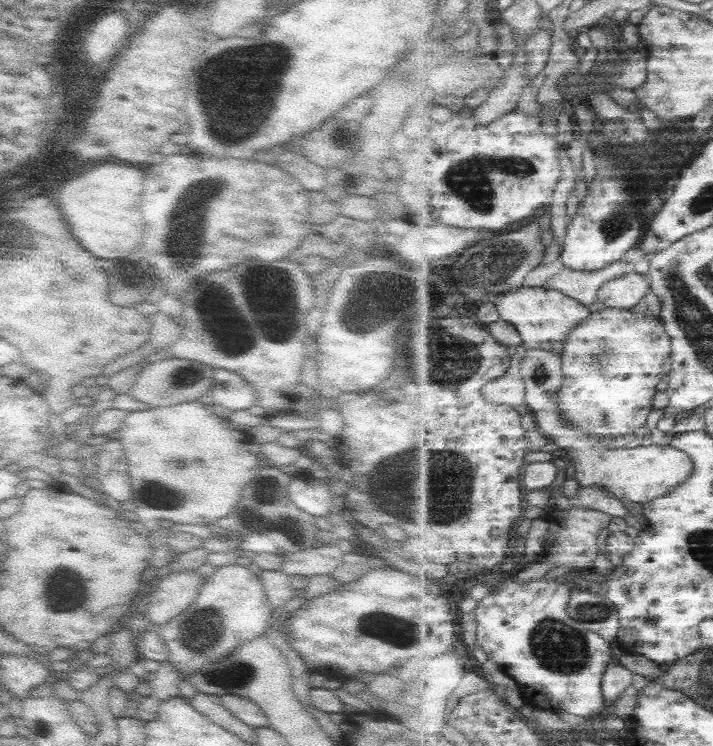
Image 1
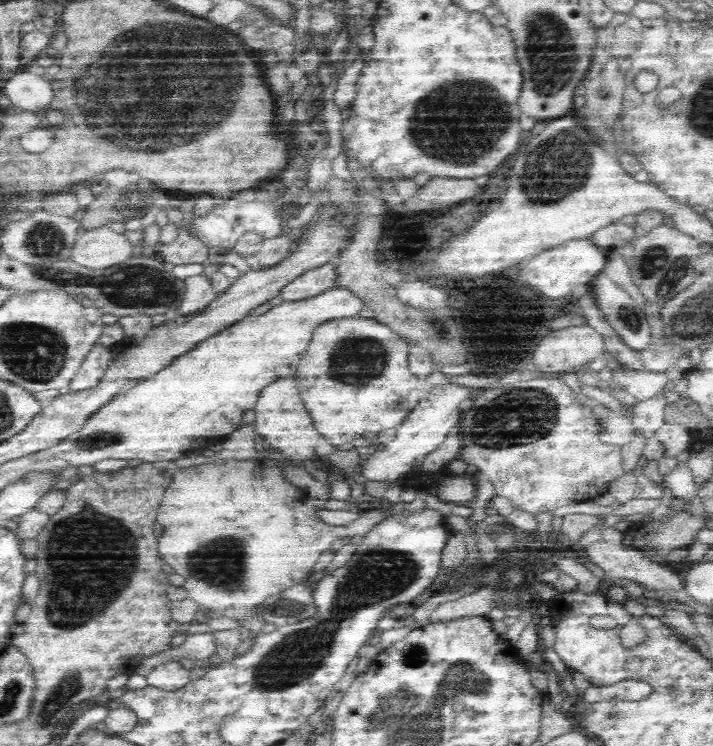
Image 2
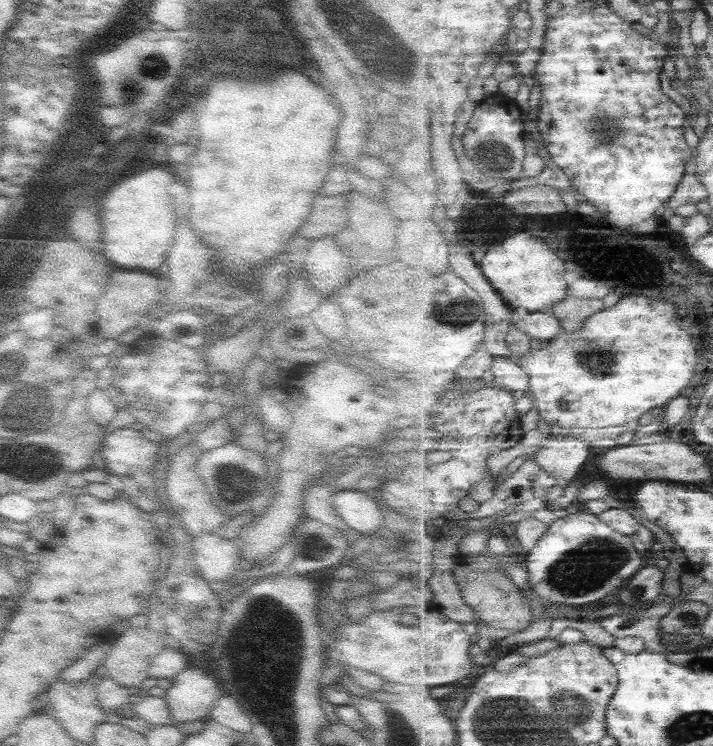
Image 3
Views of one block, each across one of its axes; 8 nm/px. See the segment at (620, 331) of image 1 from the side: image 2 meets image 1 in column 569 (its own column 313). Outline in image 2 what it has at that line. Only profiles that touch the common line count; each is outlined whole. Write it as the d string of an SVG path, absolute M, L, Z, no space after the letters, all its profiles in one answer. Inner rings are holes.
M360 317L332 320L315 332L307 351L296 371L300 384L304 384L303 403L316 431L330 445L352 443L366 433L397 428L418 404L423 384L409 370L407 342L376 319Z

